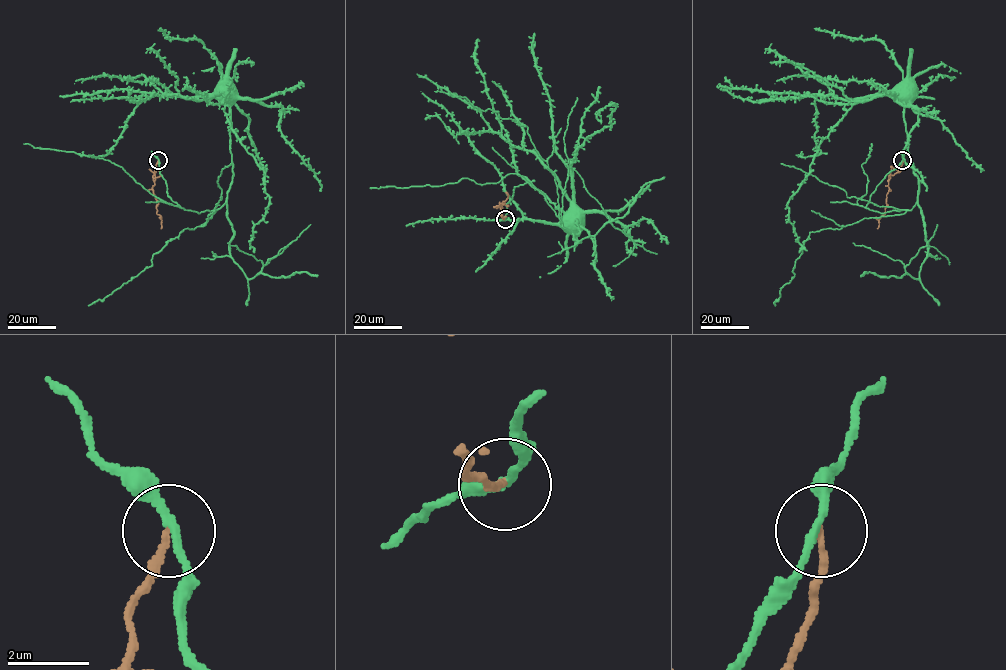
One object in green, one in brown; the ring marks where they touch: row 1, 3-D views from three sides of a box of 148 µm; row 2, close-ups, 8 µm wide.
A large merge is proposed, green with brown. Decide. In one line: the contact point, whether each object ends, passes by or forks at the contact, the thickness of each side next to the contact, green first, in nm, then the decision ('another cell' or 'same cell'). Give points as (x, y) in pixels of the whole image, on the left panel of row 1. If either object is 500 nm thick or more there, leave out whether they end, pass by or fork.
at (158, 160); green passes by; brown ends there; 180 nm thick on the green side, 150 nm on the other; another cell

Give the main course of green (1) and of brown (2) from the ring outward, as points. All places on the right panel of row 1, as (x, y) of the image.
1: (902, 160), (877, 186), (866, 207), (881, 213), (910, 210), (918, 196), (904, 106), (898, 96)
2: (903, 160), (901, 170), (888, 179), (885, 213), (877, 229)

